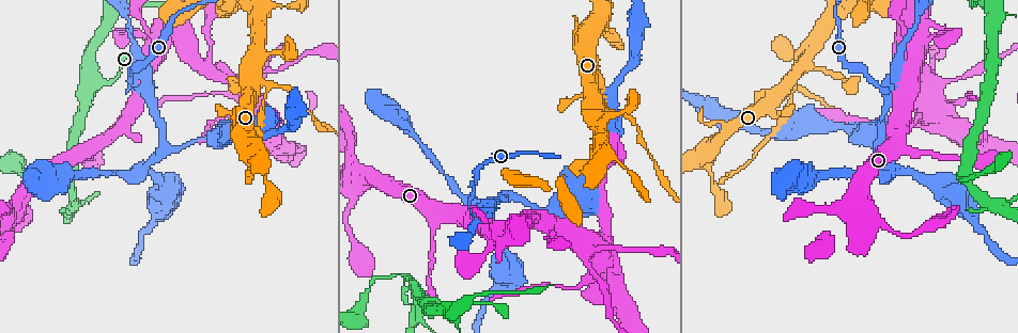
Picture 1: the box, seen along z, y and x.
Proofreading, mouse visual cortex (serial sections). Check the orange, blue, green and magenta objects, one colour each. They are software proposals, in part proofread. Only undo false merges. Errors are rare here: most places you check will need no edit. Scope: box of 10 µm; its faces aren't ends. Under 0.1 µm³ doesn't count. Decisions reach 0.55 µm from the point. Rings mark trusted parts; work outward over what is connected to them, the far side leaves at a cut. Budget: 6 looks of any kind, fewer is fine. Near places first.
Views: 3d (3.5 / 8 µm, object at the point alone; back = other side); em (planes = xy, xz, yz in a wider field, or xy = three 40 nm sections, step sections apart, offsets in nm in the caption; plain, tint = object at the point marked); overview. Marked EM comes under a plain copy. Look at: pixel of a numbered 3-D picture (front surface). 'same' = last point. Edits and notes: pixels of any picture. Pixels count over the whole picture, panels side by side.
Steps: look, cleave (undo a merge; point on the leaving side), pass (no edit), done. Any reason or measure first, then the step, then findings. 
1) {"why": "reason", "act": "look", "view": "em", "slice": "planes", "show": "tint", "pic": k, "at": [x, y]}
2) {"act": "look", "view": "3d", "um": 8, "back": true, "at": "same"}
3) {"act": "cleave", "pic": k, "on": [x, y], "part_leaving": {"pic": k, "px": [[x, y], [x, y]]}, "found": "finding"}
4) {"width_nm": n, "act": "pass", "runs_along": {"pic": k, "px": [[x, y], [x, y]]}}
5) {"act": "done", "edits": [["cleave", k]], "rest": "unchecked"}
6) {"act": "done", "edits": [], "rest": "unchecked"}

{"why": "three arms meet", "act": "look", "view": "3d", "um": 3.5, "pic": 1, "at": [77, 205]}

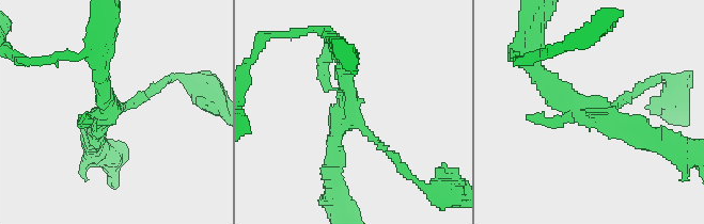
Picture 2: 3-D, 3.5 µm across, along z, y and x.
{"act": "look", "view": "em", "slice": "xy", "step": 2, "show": "tint", "pic": 2, "at": [575, 106]}

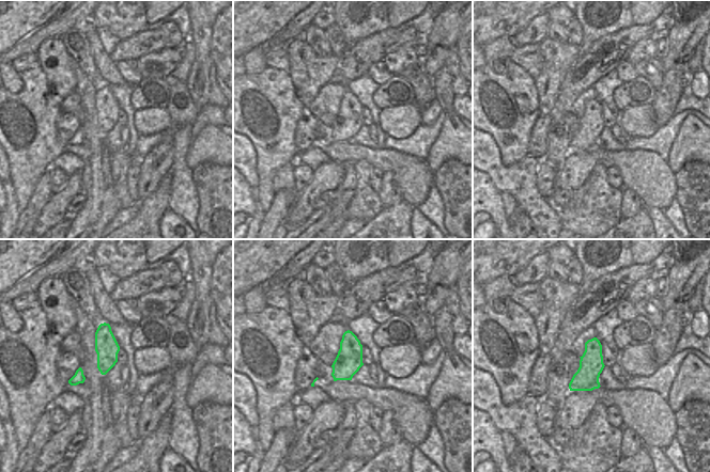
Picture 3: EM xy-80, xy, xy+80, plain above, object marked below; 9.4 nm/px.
{"why": "cut it another way", "act": "look", "view": "em", "slice": "planes", "show": "tint", "at": "same"}

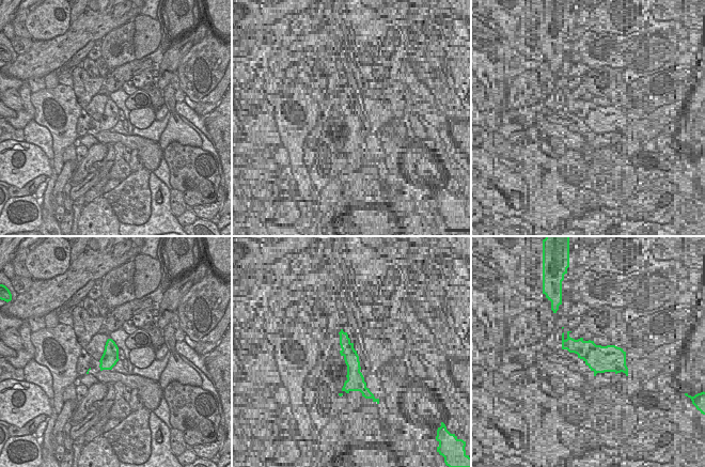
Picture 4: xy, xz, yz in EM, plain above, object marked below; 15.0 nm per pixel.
{"act": "pass", "runs_along": {"pic": 2, "px": [[535, 57], [581, 115], [634, 128]]}, "found": "continuous, no second cell"}

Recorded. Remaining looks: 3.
{"why": "two arms in line, one across", "act": "look", "view": "3d", "um": 3.5, "pic": 1, "at": [894, 73]}

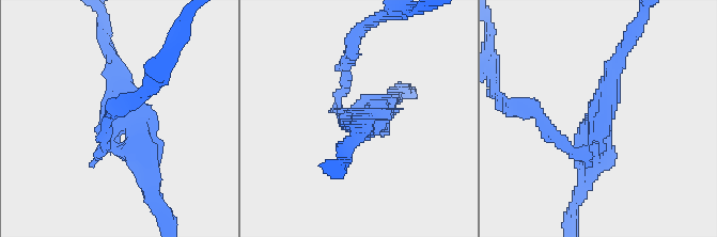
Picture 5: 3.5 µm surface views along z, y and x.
{"arms": 3, "arm_widths_nm": [150, 250, 350], "act": "look", "view": "em", "slice": "xy", "step": 3, "show": "tint", "pic": 5, "at": [601, 119]}

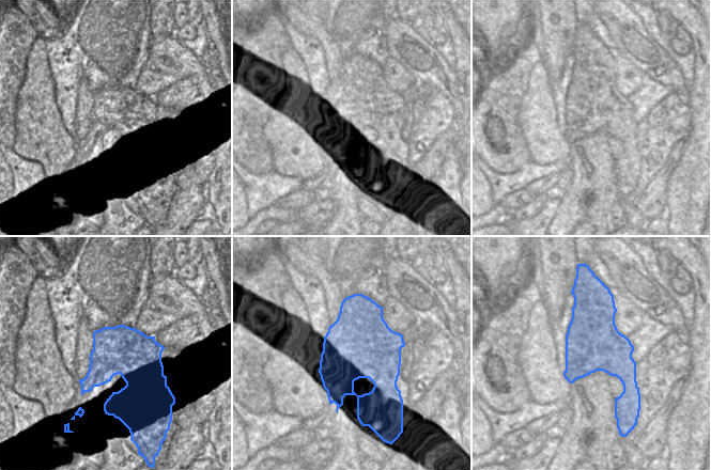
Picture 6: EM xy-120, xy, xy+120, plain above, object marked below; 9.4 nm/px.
{"act": "look", "view": "em", "slice": "xy", "step": 2, "show": "tint", "at": "same"}

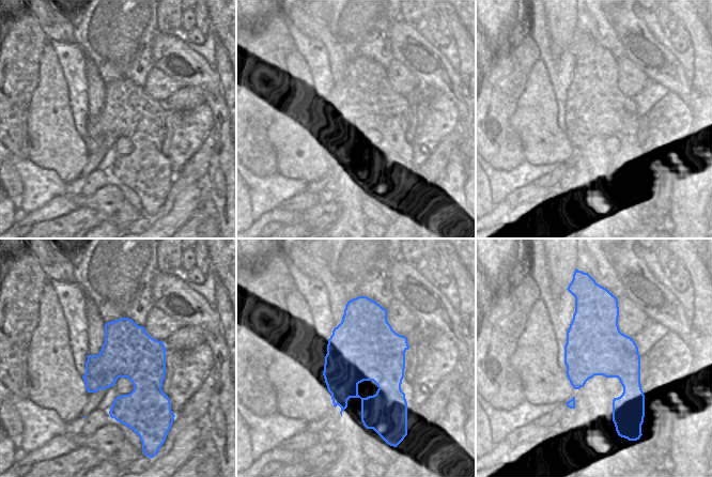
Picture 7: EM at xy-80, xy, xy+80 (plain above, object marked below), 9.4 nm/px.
{"act": "pass", "runs_along": {"pic": 5, "px": [[105, 142], [128, 119], [144, 178]]}, "found": "all the same cell"}

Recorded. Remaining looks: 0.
{"act": "done", "edits": [], "rest": "unchecked"}

